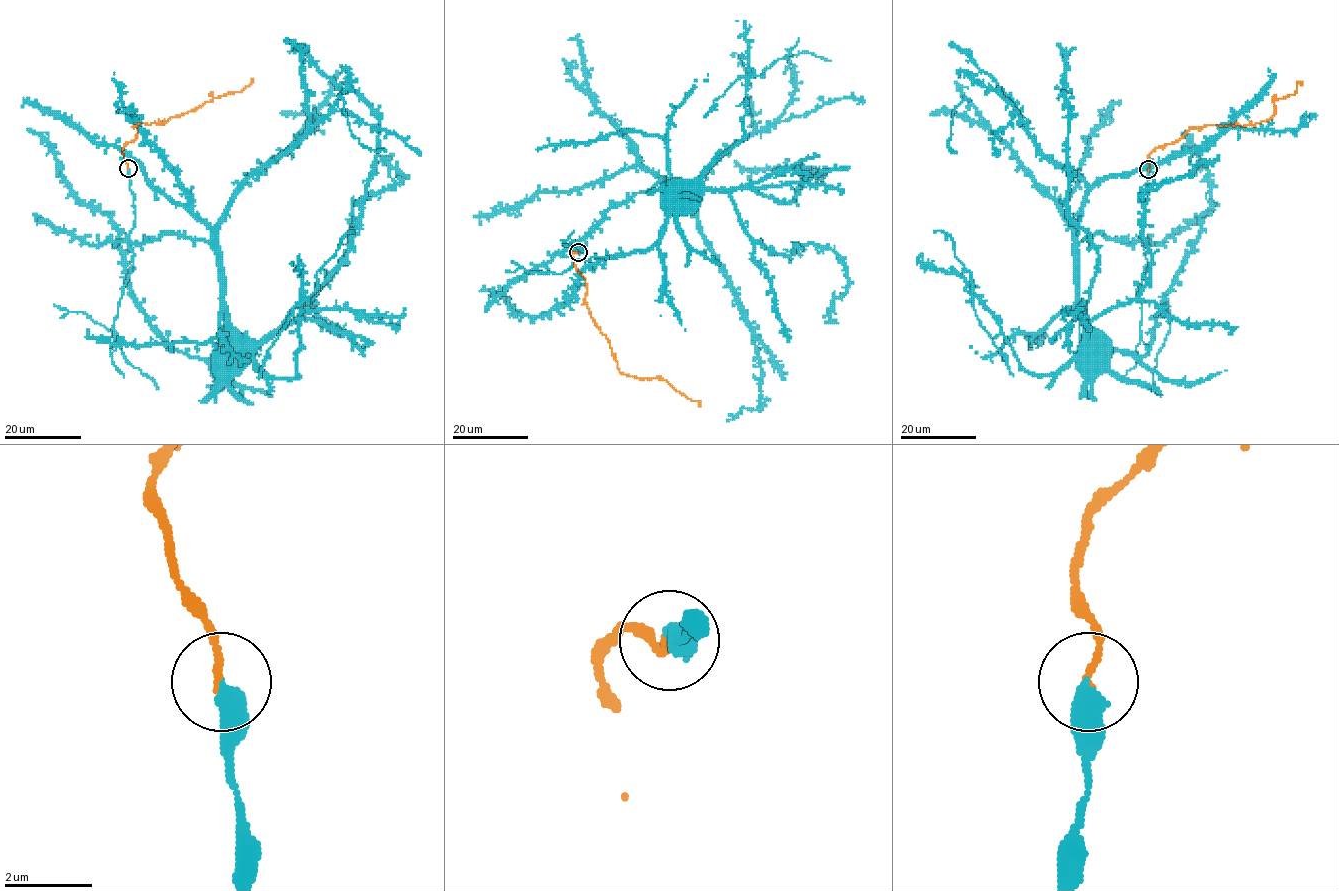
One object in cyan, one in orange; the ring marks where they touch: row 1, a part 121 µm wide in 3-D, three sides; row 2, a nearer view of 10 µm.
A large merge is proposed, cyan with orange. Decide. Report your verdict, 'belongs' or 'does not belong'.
belongs

